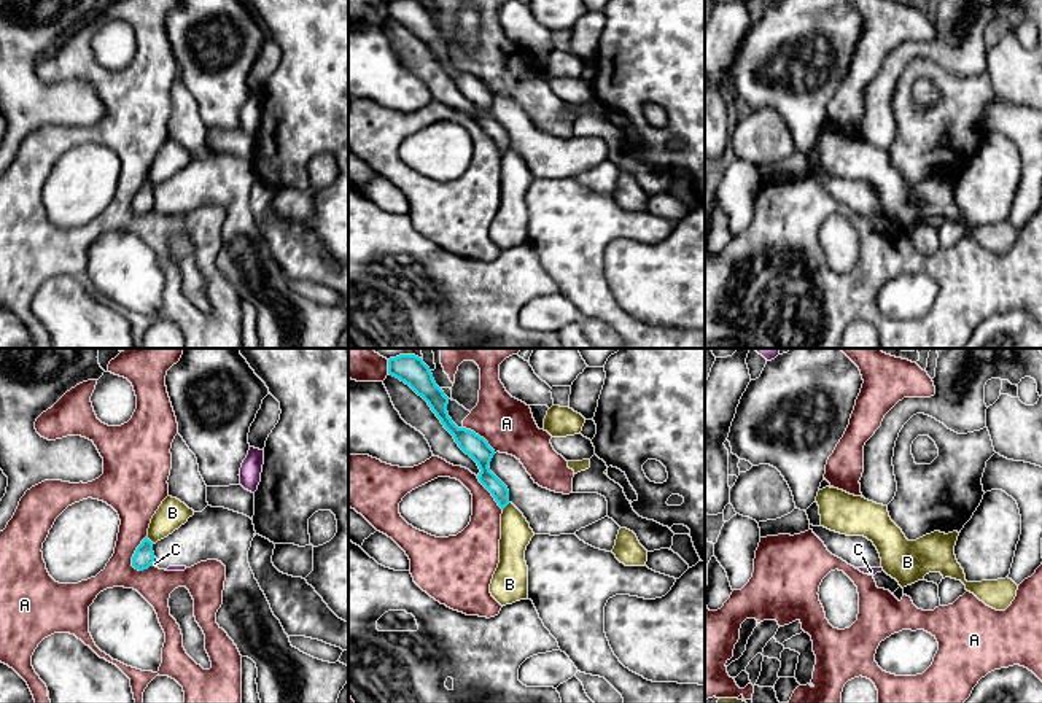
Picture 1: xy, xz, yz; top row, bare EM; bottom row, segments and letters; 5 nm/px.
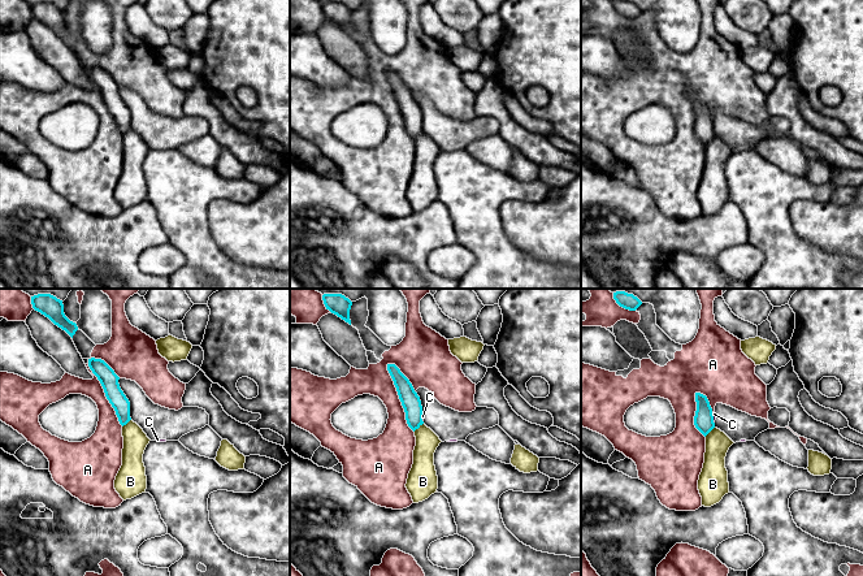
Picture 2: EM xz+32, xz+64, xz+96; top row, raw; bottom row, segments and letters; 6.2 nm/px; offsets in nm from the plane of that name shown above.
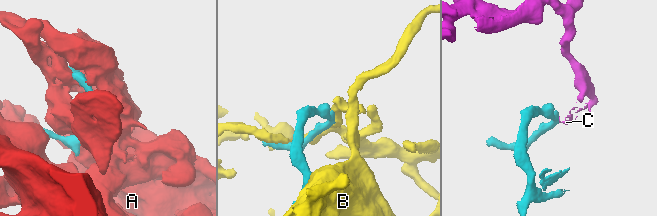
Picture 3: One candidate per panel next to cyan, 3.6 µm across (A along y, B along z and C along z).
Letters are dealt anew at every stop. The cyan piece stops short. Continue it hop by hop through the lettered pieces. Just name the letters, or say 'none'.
none

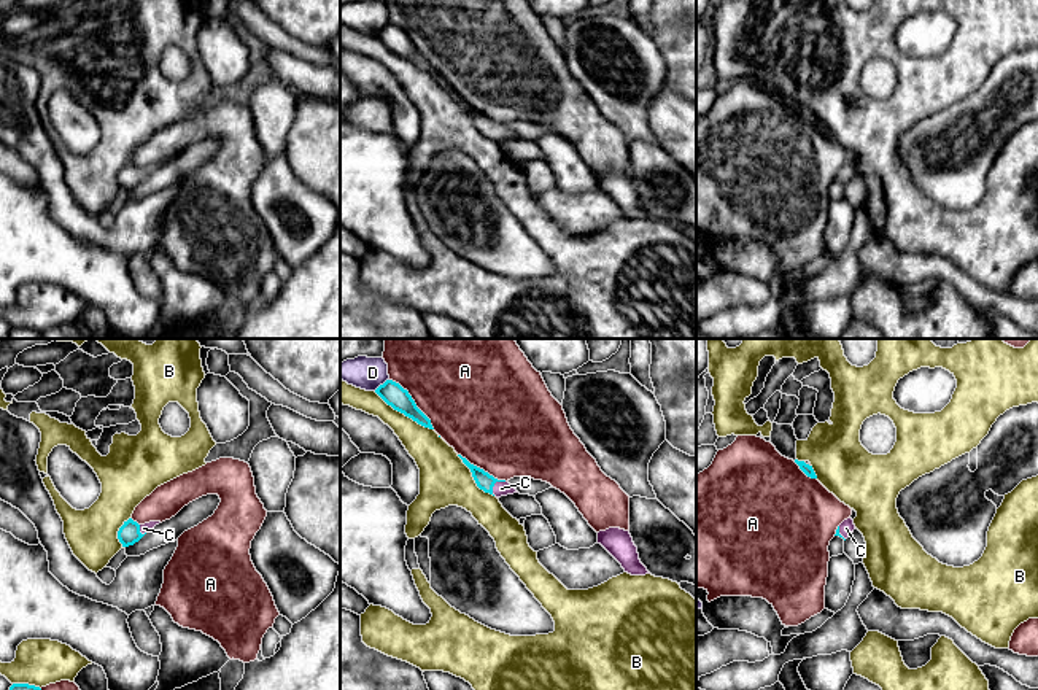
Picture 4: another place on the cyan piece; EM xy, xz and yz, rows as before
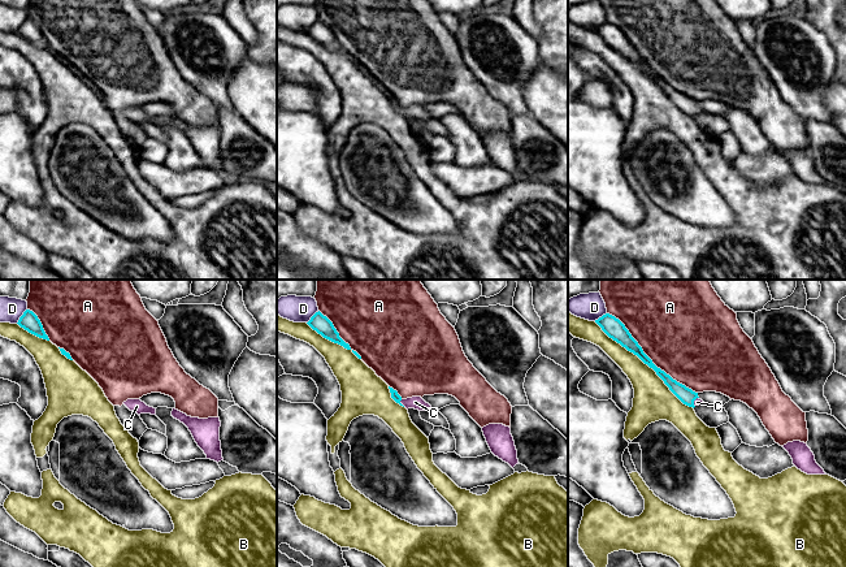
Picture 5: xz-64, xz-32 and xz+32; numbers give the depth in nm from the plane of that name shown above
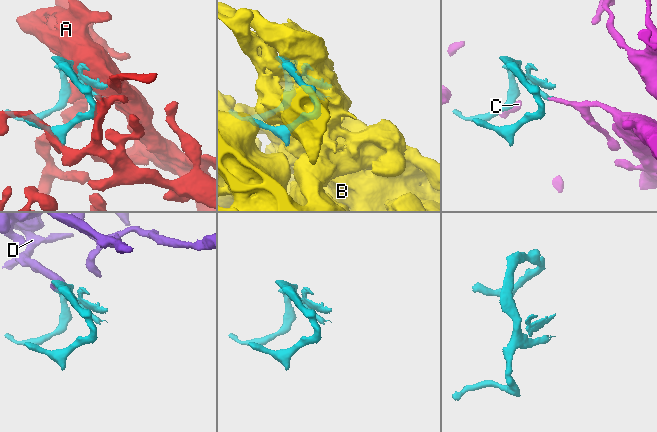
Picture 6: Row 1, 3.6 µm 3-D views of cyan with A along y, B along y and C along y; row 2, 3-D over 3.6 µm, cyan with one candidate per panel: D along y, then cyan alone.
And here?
C

